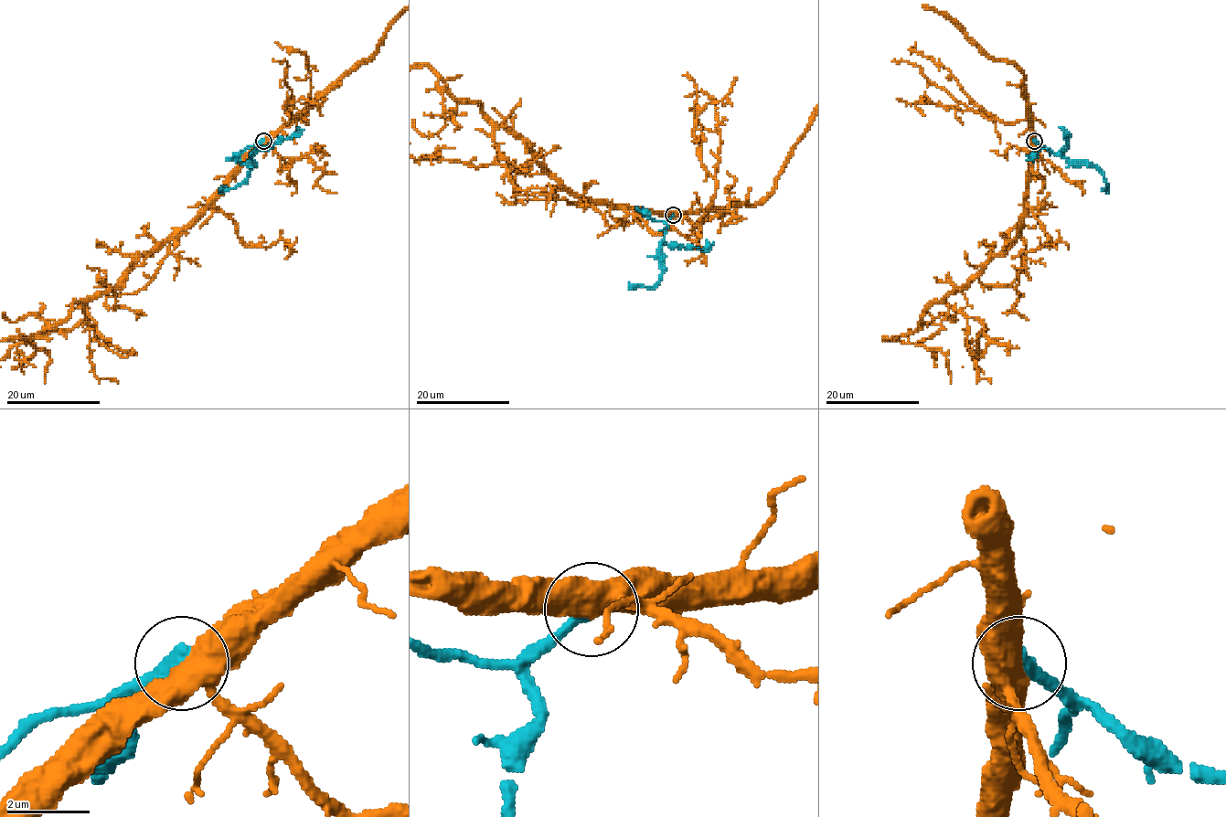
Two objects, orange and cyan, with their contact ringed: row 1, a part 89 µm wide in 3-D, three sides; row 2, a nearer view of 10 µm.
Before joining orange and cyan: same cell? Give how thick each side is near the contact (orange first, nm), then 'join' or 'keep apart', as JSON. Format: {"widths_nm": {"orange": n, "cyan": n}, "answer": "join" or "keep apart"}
{"widths_nm": {"orange": 480, "cyan": 400}, "answer": "keep apart"}

